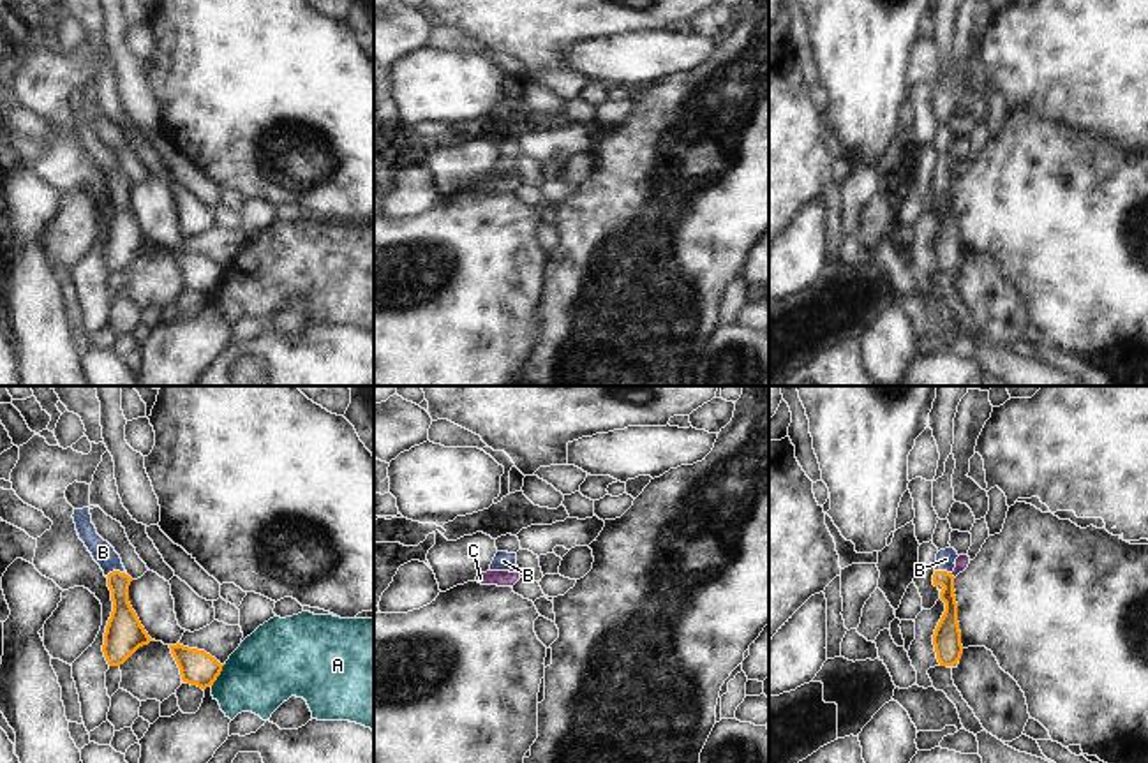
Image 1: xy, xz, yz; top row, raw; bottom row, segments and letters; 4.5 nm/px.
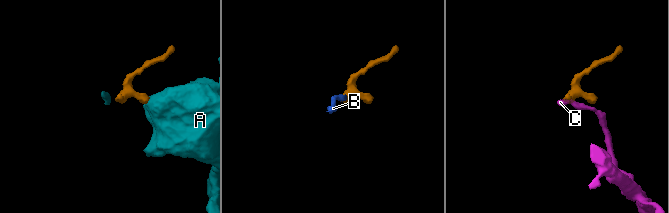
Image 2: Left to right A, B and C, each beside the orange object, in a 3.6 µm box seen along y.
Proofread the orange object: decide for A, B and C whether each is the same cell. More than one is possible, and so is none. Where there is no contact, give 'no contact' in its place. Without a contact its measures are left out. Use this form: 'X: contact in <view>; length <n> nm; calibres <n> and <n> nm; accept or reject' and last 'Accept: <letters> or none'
A: contact in xy; length 120 nm; calibres 160 and 340 nm; reject
B: contact in xy; length 100 nm; calibres 140 and 100 nm; accept
C: contact in yz; length 30 nm; calibres 110 and 70 nm; reject
Accept: B

